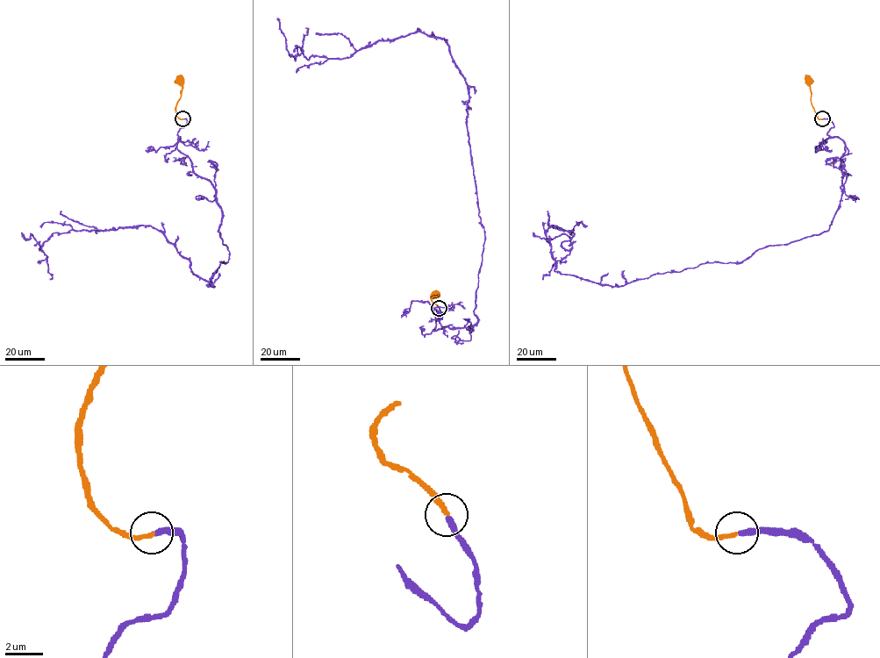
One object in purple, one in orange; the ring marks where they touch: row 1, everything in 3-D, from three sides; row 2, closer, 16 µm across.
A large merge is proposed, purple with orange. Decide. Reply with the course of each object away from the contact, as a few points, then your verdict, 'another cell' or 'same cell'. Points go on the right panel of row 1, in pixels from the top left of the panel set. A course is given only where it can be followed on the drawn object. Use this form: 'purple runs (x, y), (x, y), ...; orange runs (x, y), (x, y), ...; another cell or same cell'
purple runs (823, 118), (845, 152), (820, 234), (614, 287), (554, 270), (546, 232), (573, 230), (570, 250), (533, 232); orange runs (822, 118), (819, 118), (811, 102), (809, 80); same cell

